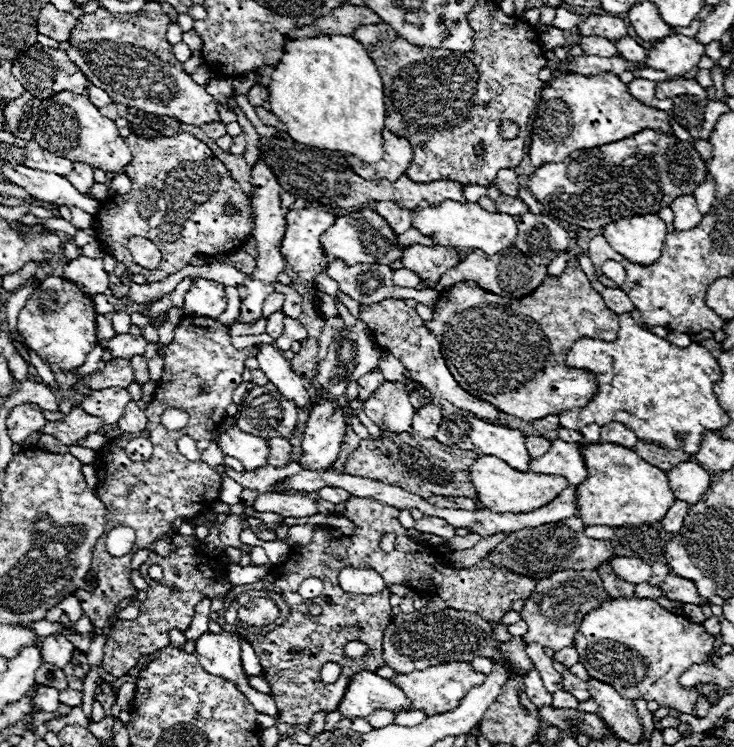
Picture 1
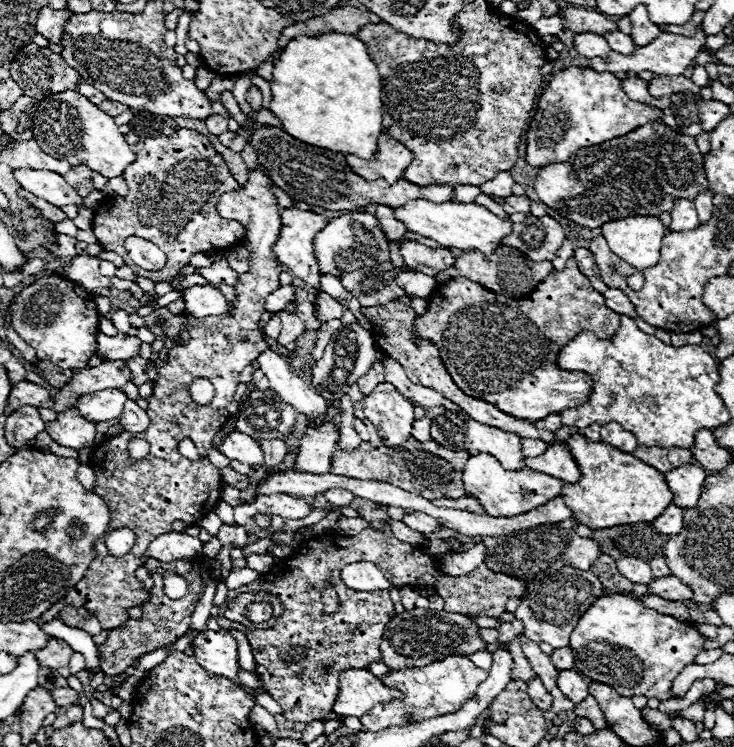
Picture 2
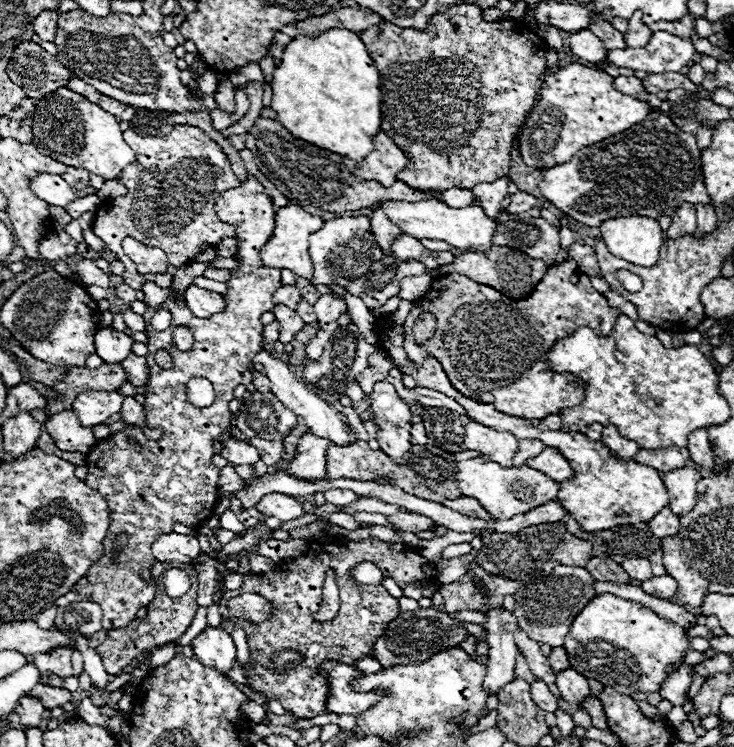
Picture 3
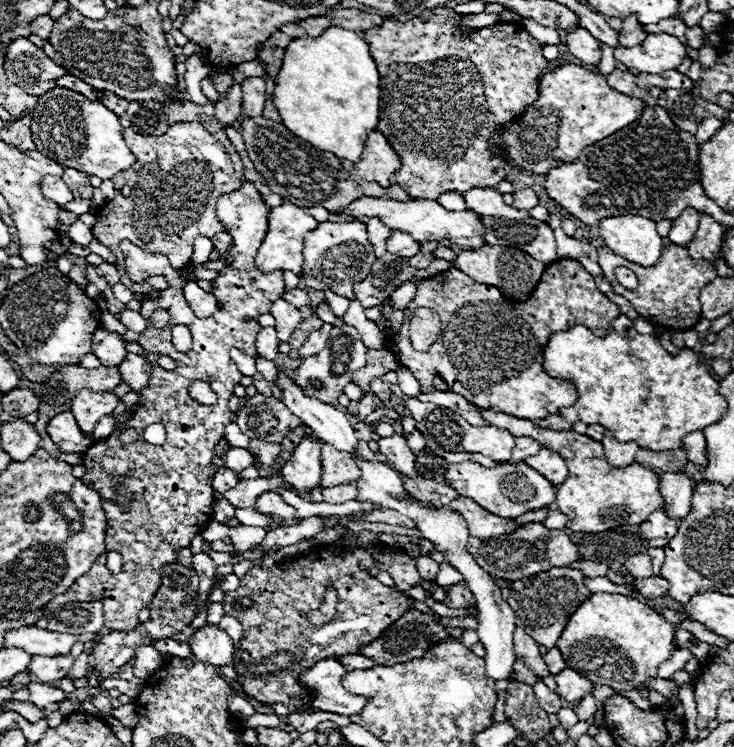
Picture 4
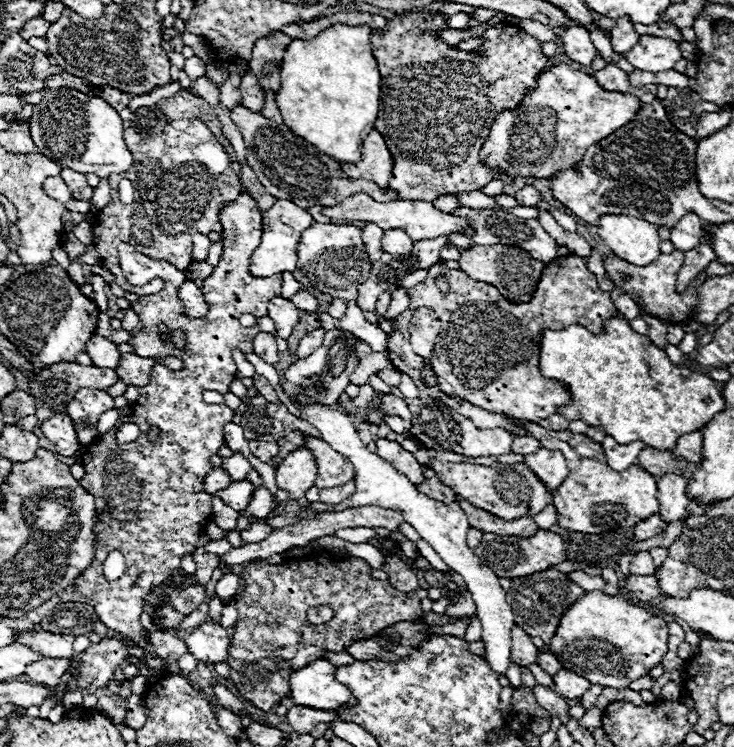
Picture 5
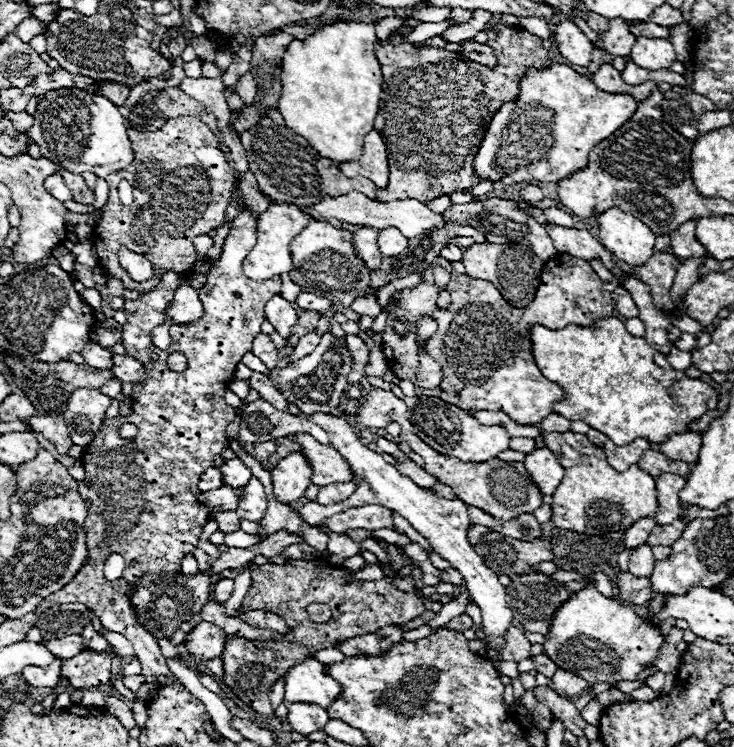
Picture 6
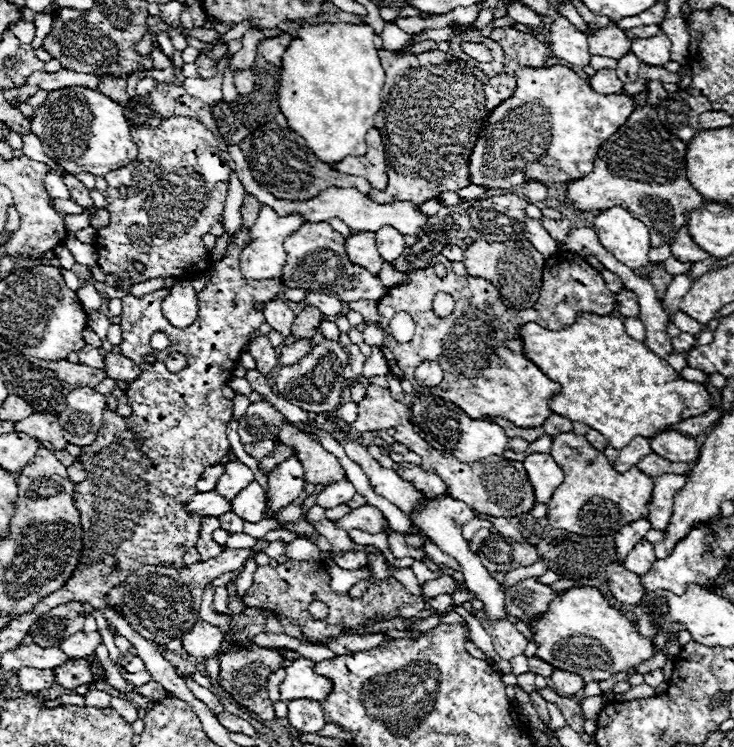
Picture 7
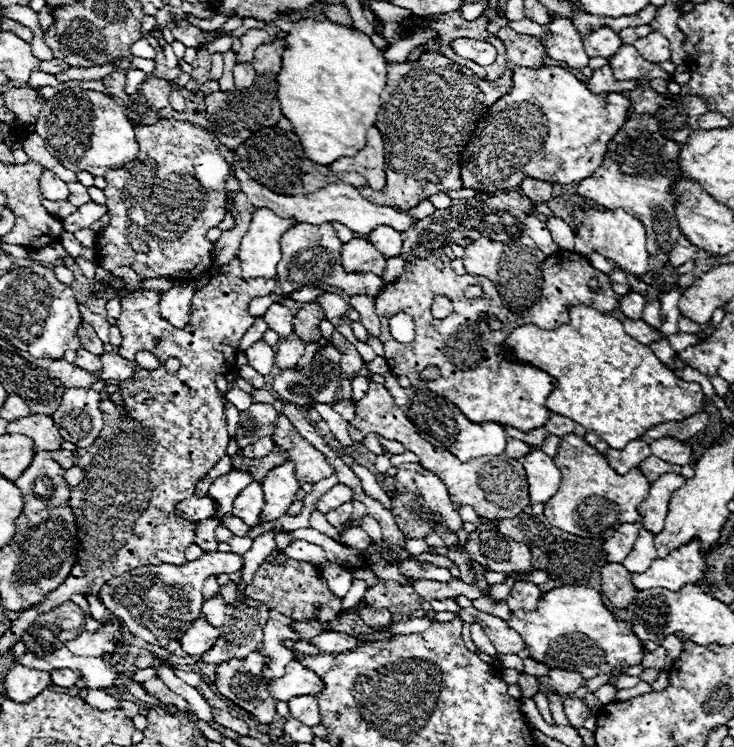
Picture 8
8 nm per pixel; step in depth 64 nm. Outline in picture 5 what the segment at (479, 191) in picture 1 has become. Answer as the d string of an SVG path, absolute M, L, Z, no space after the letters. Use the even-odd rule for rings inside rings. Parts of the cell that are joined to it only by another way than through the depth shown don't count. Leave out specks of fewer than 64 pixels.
M442 194L440 198L434 200L434 204L438 210L444 210L444 212L454 212L456 208L460 208L460 202L454 194Z

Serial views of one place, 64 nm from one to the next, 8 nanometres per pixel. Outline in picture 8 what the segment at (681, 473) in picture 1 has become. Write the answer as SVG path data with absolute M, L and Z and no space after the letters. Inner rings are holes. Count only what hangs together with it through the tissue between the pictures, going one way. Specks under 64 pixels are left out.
M664 474L664 478L658 478L656 482L652 482L650 496L640 504L640 516L642 516L646 530L650 530L654 534L664 530L670 496L672 496L672 492L682 488L684 482L686 482L686 478L680 474Z

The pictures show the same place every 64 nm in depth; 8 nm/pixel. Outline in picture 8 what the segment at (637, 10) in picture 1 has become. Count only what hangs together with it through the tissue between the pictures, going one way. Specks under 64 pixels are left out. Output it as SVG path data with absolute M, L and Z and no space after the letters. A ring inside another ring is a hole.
M608 26L596 30L596 34L584 36L584 50L590 58L594 58L594 56L612 58L614 54L618 54L620 46L622 46L622 40L620 40L618 32L608 30Z

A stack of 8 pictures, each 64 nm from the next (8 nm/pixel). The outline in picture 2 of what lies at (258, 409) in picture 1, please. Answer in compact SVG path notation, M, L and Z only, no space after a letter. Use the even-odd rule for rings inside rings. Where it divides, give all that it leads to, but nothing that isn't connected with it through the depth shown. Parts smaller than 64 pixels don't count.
M268 388L268 390L252 390L240 400L240 410L236 414L236 430L262 440L262 438L286 438L294 430L296 422L296 410L288 406L286 402L280 402L280 396Z

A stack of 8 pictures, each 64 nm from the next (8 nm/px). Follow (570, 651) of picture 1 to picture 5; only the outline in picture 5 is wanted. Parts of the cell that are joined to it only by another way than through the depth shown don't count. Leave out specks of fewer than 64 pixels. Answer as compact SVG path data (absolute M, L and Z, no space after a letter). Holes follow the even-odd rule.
M548 650L548 652L542 652L538 660L540 660L540 668L546 670L550 676L554 676L554 674L562 668L560 662L558 662L558 658L556 658L554 654L550 654L550 650Z

